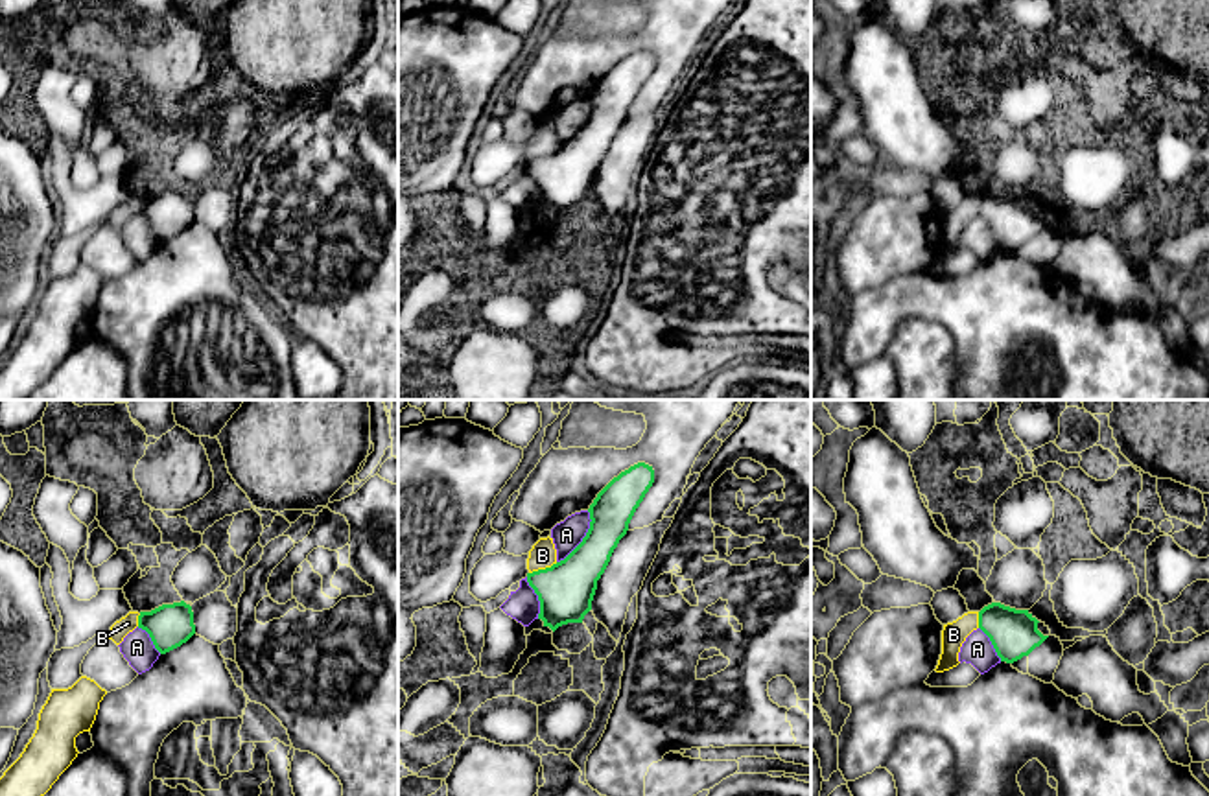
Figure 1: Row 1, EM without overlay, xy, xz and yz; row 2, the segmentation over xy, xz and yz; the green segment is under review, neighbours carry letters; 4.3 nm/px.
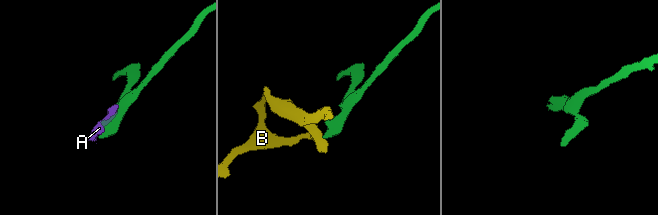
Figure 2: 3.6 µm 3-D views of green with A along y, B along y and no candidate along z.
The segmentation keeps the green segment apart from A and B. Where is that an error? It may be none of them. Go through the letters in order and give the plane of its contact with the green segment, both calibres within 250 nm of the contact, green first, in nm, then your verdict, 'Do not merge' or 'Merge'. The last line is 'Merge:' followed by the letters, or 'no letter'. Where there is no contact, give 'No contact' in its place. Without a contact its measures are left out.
A: Touches green in xz. Thickness 240 nm (green) against 130 nm. Do not merge
B: Touches green in xz. Thickness 240 nm (green) against 120 nm. Do not merge
Merge: no letter

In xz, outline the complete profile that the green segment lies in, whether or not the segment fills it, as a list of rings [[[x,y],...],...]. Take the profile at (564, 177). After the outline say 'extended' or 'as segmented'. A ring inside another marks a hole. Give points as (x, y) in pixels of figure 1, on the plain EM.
[[[638,50],[621,59],[590,92],[588,100],[592,109],[582,129],[564,147],[551,155],[527,160],[527,170],[540,188],[540,201],[525,214],[525,223],[531,223],[533,217],[553,221],[562,212],[582,210],[584,203],[592,197],[597,168],[604,160],[619,127],[627,122],[628,111],[652,70],[654,57],[645,50]]]; extended

